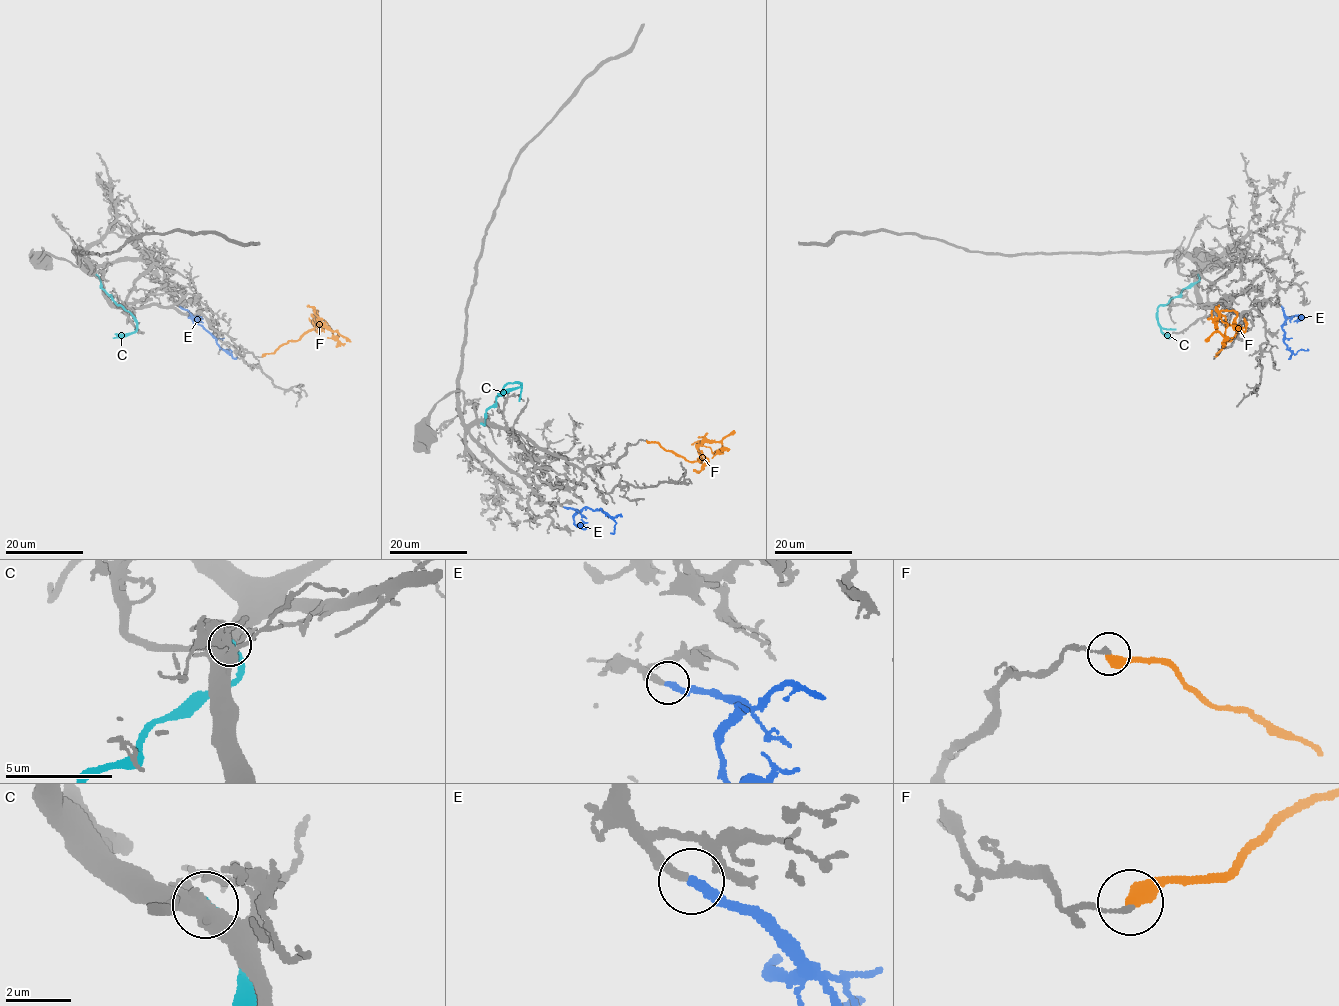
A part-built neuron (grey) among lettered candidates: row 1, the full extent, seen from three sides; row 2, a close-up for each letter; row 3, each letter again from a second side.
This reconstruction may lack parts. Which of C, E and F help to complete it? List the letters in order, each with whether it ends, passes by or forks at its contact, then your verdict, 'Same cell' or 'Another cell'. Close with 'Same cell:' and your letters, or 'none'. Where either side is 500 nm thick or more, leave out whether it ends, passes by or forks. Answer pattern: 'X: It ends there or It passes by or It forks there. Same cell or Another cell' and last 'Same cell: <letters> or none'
C: It ends there. Another cell
E: It ends there. Same cell
F: It ends there. Another cell
Same cell: E

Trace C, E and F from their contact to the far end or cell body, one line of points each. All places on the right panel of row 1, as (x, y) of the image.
C: (1197, 274), (1199, 279), (1196, 282), (1158, 306), (1159, 328), (1168, 337)
E: (1281, 306), (1285, 321), (1281, 327), (1287, 348), (1295, 354), (1307, 349)
F: (1215, 356), (1236, 333), (1237, 314), (1229, 310), (1219, 313), (1225, 321), (1242, 331), (1245, 330), (1243, 318)

